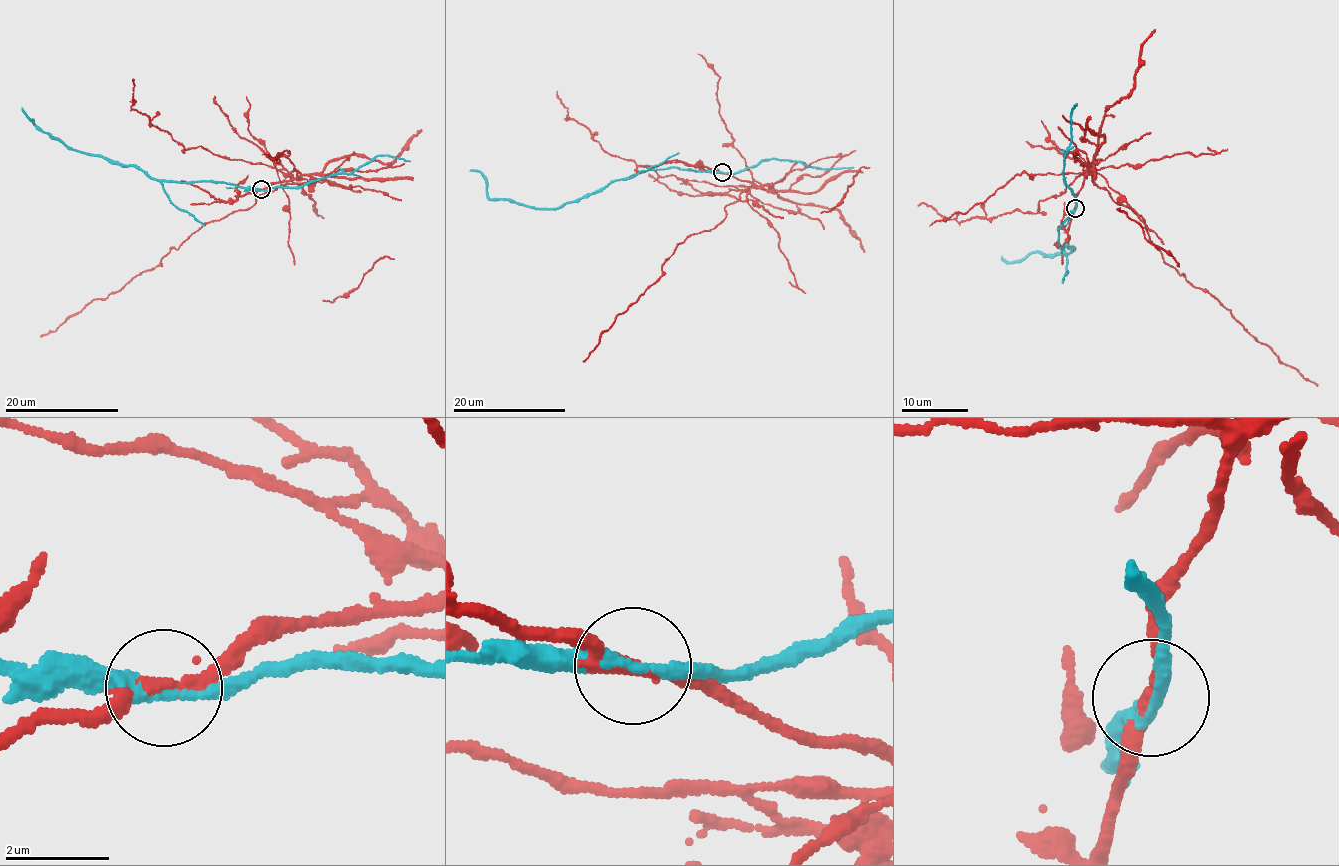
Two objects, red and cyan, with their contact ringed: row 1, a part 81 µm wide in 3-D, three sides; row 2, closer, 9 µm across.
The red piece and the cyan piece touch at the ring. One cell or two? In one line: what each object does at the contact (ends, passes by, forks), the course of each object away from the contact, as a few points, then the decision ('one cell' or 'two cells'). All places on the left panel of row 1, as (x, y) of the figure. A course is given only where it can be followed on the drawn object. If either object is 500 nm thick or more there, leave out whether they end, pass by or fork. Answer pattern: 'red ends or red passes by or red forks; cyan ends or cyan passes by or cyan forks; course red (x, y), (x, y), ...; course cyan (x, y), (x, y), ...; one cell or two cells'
red forks; cyan passes by; course red (260, 190), (296, 182), (280, 185), (256, 198), (252, 206), (203, 224), (156, 267), (40, 337); course cyan (260, 190), (206, 181), (150, 177), (133, 166), (68, 150), (58, 139), (41, 132), (21, 107); two cells

